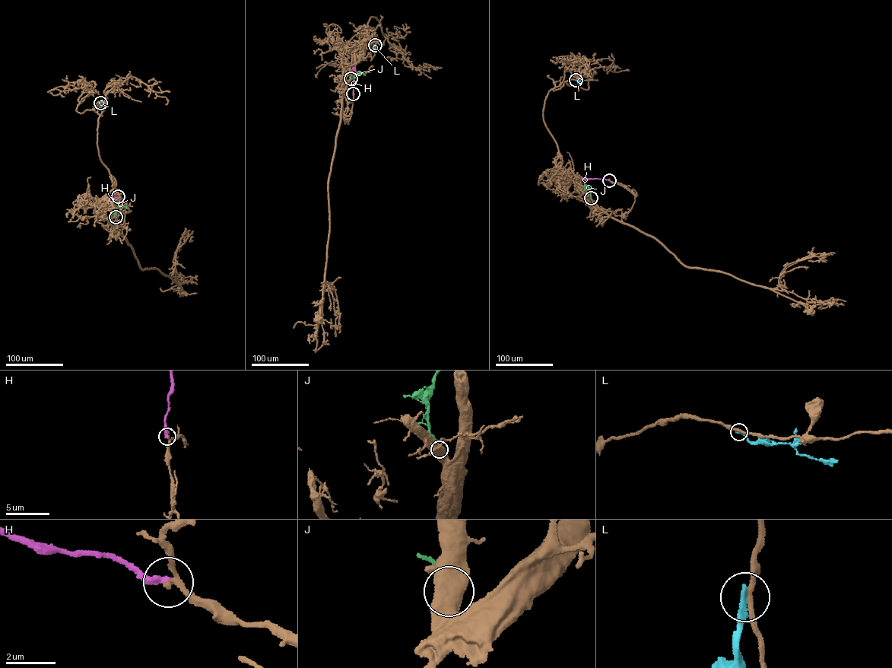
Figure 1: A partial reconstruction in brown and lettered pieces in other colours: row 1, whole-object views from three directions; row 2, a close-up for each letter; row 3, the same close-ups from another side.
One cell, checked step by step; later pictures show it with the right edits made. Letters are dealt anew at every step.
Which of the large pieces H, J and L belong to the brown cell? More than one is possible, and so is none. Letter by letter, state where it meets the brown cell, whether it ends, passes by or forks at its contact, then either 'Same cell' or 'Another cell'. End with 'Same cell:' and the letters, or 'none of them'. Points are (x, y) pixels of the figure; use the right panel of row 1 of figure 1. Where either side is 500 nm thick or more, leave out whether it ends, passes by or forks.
H: Touches brown at (609, 180). It ends there. Another cell
J: Touches brown at (591, 198). Another cell
L: Touches brown at (576, 80). It ends there. Another cell
Same cell: none of them

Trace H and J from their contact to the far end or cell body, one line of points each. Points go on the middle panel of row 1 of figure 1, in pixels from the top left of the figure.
H: (353, 93), (353, 67)
J: (350, 78), (353, 78), (359, 73), (365, 74)

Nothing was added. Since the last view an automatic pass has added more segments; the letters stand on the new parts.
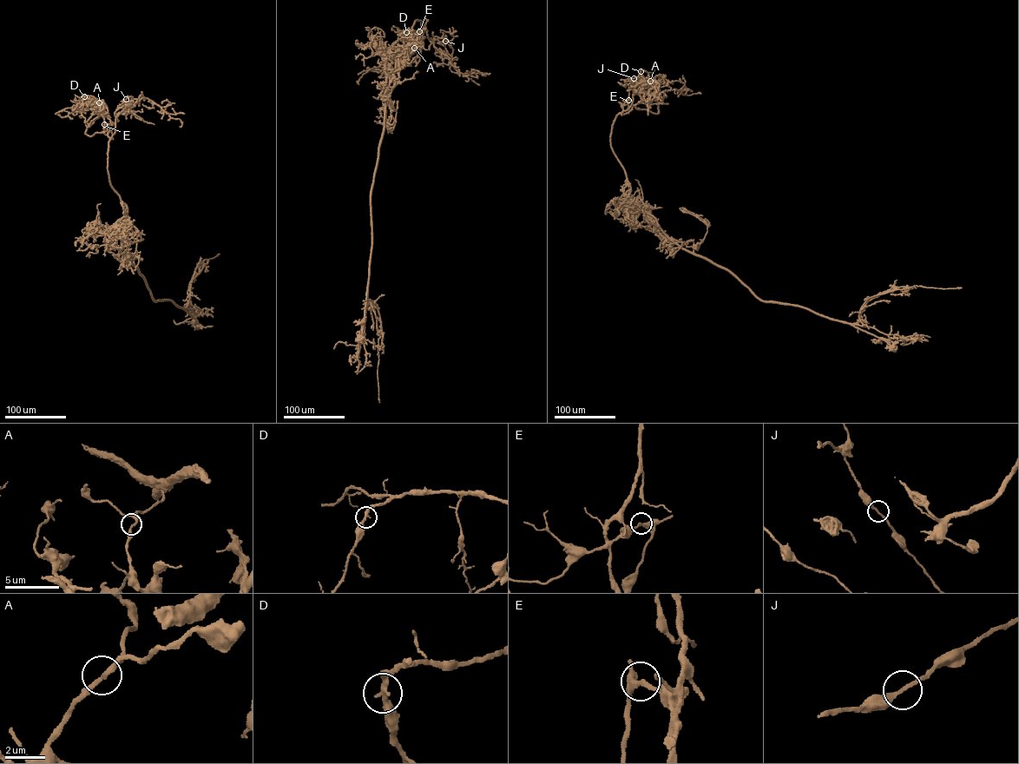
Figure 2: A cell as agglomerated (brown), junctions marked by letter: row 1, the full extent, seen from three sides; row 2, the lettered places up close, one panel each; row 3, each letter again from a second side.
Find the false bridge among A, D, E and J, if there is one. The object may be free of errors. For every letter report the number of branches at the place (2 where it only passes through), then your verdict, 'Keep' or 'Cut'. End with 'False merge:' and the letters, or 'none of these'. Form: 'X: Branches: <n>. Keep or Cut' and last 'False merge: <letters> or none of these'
A: Branches: 2. Keep
D: Branches: 2. Keep
E: Branches: 2. Cut
J: Branches: 2. Keep
False merge: E

